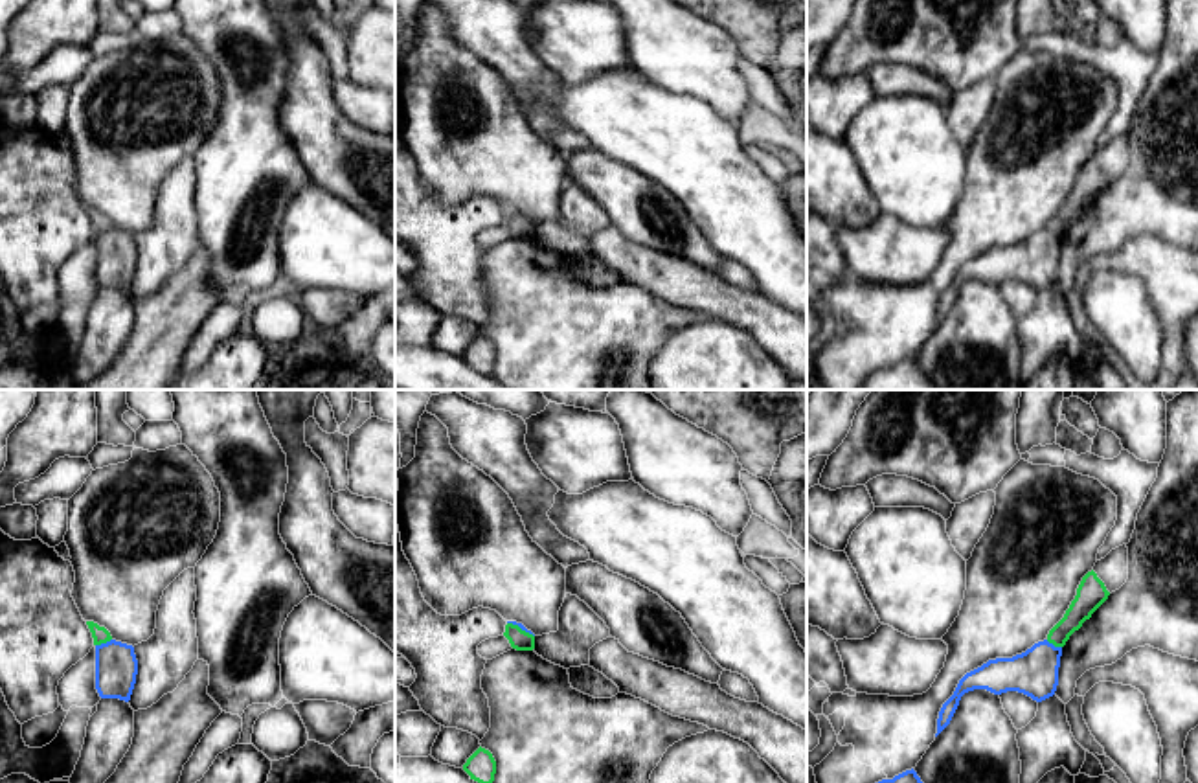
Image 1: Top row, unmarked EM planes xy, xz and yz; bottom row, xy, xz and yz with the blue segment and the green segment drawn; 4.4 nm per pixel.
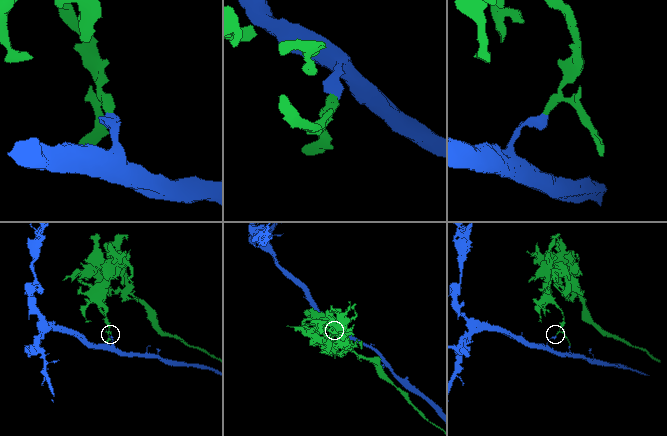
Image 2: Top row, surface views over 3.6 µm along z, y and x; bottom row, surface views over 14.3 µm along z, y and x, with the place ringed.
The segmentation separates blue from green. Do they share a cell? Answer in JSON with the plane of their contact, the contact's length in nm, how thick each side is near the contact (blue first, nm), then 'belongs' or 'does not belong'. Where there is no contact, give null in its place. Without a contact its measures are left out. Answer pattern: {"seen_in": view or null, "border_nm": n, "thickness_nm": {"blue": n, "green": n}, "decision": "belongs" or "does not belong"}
{"seen_in": "xy", "border_nm": 80, "thickness_nm": {"blue": 190, "green": 70}, "decision": "does not belong"}

